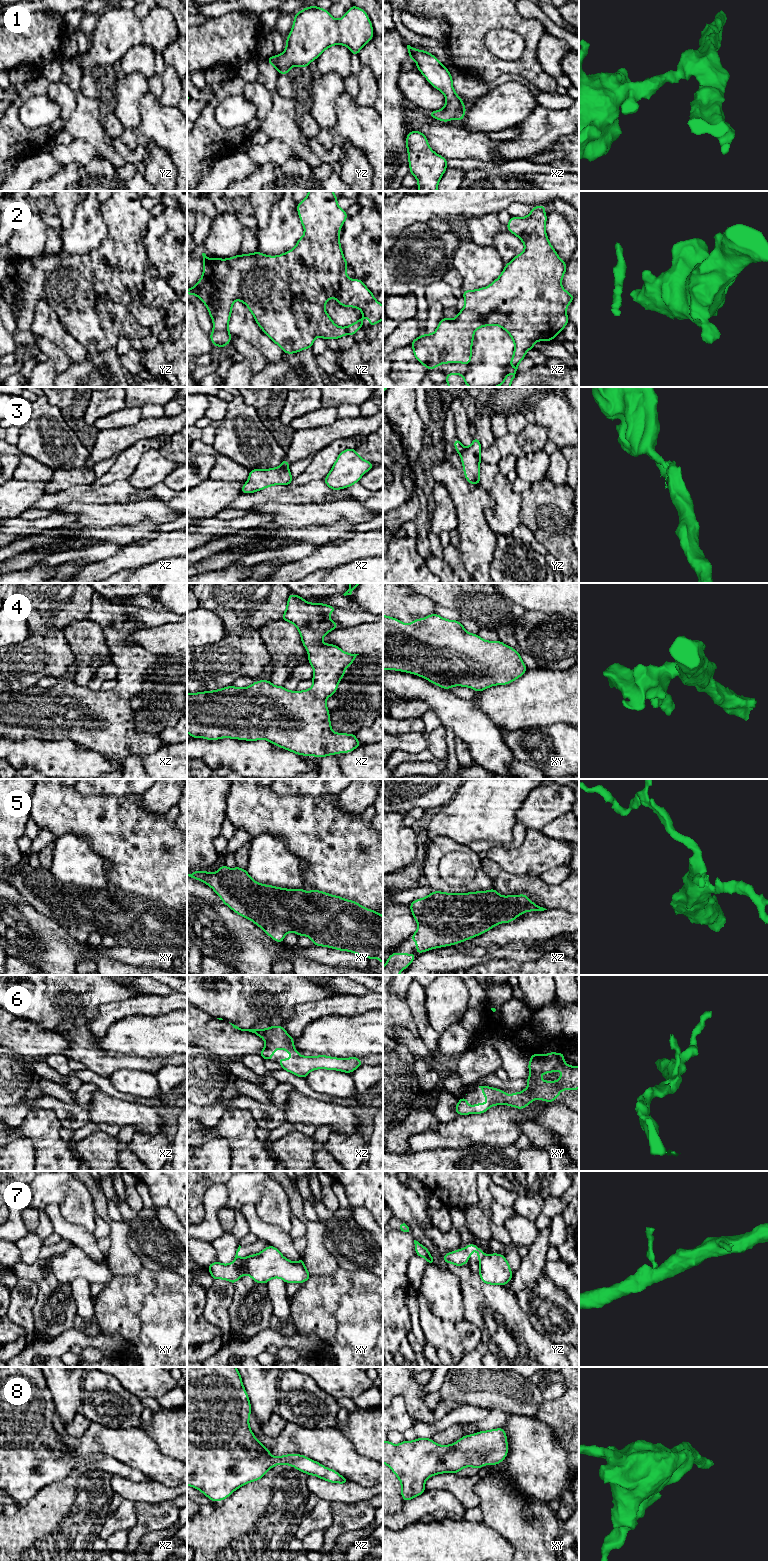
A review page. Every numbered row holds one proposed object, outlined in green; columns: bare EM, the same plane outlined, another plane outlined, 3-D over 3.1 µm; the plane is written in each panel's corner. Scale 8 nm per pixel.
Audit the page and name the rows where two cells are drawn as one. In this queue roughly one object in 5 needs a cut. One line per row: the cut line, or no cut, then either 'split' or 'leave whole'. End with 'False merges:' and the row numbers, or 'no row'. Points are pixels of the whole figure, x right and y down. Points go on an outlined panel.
1: no cut; leave whole
2: no cut; leave whole
3: cut in yz along (464, 447), (460, 454); split
4: no cut; leave whole
5: no cut; leave whole
6: no cut; leave whole
7: cut in yz along (485, 1255), (480, 1260); split
8: no cut; leave whole
False merges: 3, 7

